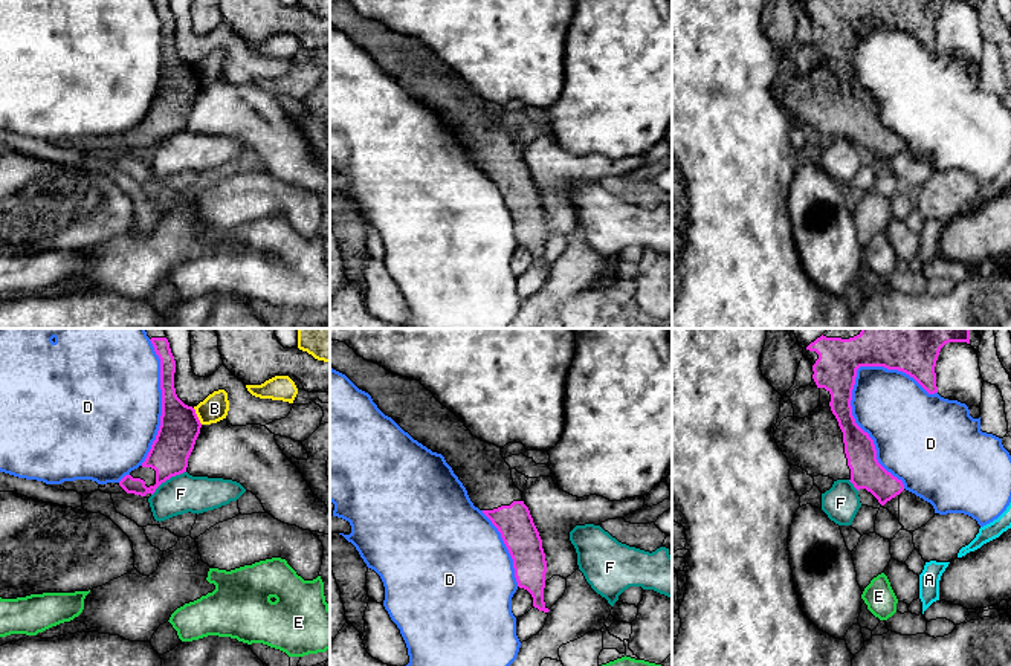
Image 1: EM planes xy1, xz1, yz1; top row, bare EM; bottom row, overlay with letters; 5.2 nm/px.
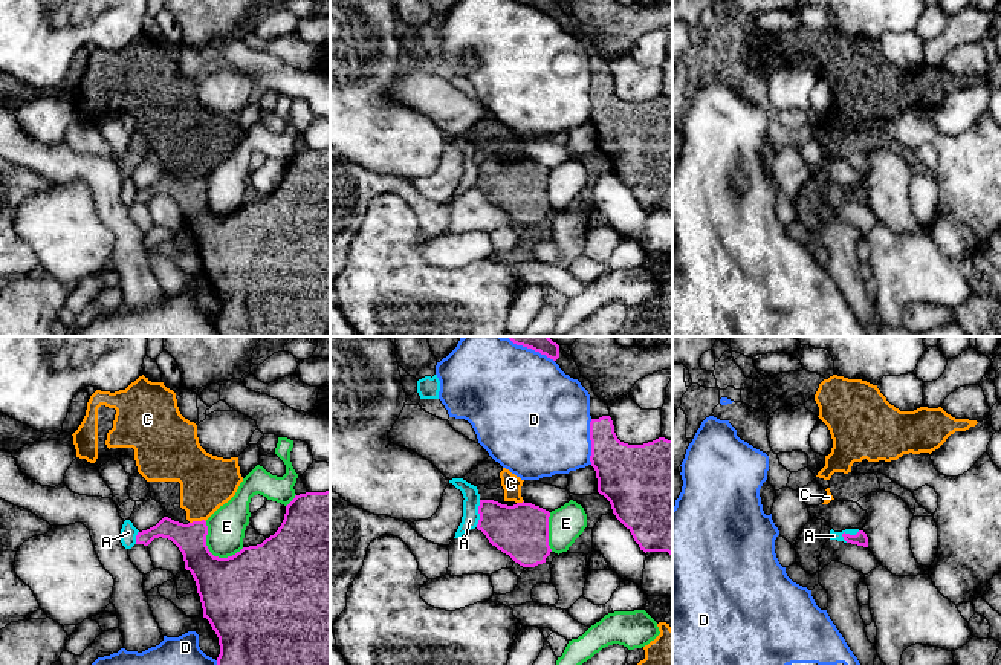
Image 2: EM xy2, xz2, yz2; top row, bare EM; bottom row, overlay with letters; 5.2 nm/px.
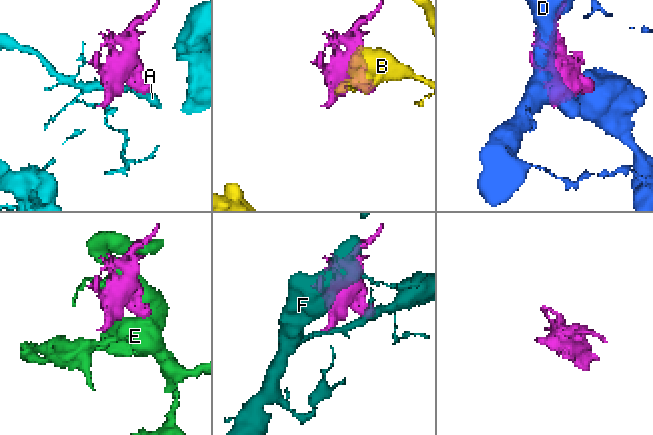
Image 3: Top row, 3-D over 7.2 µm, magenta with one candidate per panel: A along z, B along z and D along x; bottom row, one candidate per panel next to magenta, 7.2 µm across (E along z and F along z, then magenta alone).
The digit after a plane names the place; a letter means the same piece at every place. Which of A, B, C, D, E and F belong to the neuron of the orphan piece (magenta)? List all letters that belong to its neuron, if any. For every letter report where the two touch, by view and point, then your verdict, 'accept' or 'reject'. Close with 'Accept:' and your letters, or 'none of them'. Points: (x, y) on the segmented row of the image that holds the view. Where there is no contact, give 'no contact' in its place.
A: xz2 (479, 512) | reject
B: xy1 (196, 416) | reject
C: xy2 (197, 522) | reject
D: yz1 (860, 428) | reject
E: xy2 (211, 554) | reject
F: xy1 (167, 478) | reject
Accept: none of them

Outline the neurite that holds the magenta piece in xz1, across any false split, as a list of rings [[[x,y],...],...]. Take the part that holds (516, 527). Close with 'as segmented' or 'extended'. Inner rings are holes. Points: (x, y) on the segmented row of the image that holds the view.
[[[330,341],[330,367],[368,393],[377,408],[414,440],[444,457],[473,506],[501,533],[513,559],[518,587],[531,594],[535,608],[548,613],[544,602],[547,561],[542,539],[522,492],[513,484],[501,448],[473,437],[418,380],[365,360],[345,342]]]; extended

